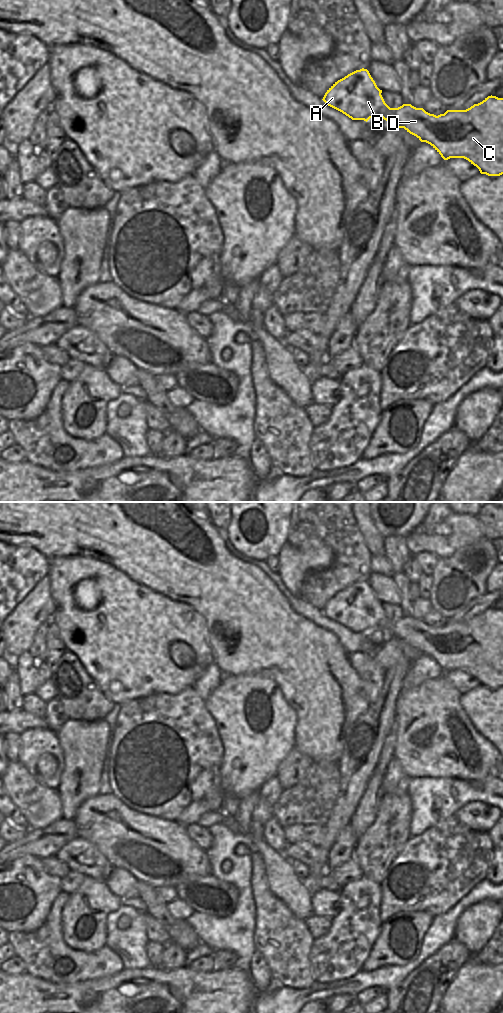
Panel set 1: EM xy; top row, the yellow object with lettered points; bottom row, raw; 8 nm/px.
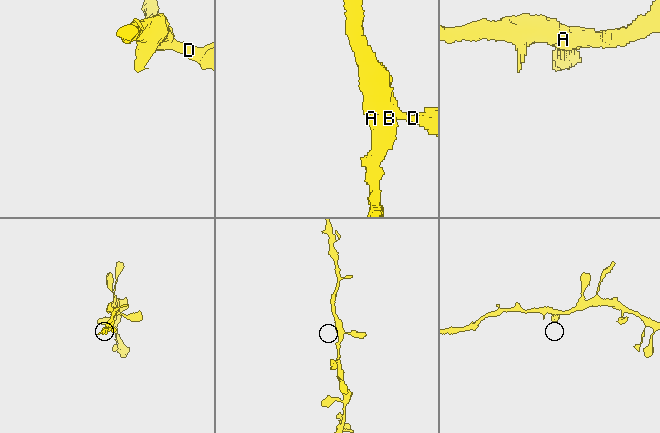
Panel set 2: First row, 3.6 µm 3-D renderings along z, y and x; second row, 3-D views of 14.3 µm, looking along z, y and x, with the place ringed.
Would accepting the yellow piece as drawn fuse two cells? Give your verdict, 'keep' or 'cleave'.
keep

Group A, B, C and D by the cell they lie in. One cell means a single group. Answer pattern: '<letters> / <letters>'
A B C D

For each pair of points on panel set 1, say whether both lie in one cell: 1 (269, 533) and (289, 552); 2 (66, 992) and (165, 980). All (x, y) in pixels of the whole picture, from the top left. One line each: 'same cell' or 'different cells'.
1: different cells
2: same cell

